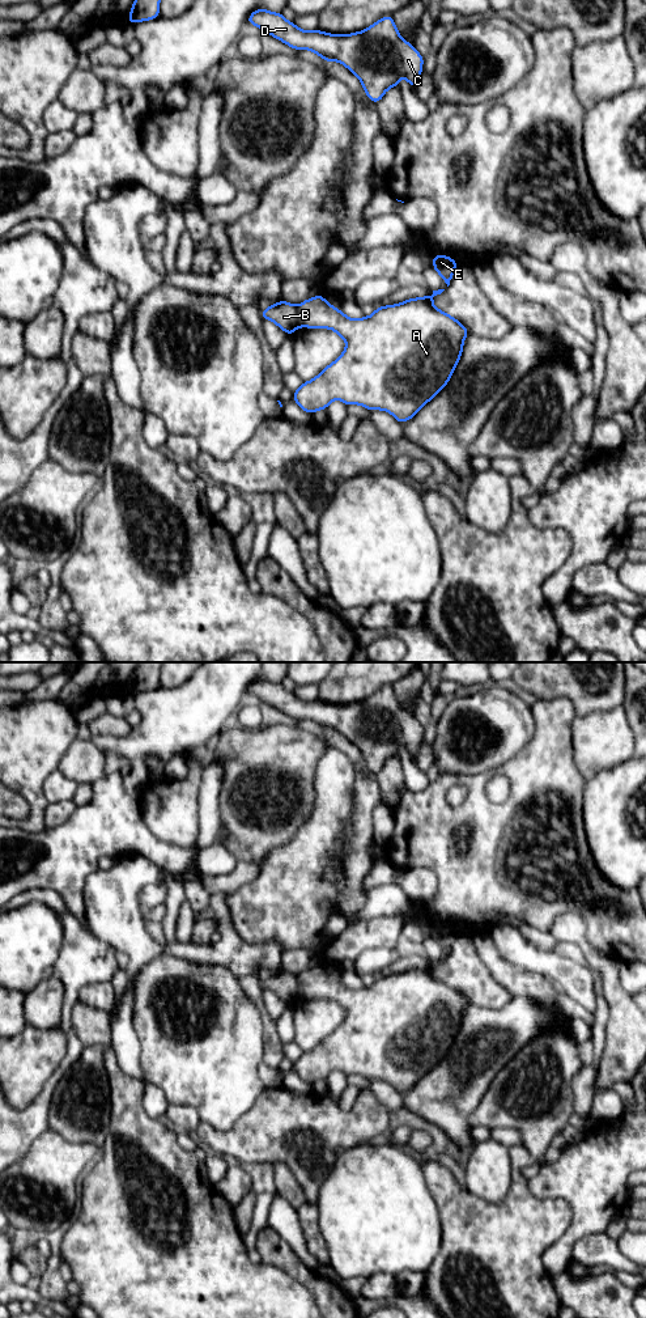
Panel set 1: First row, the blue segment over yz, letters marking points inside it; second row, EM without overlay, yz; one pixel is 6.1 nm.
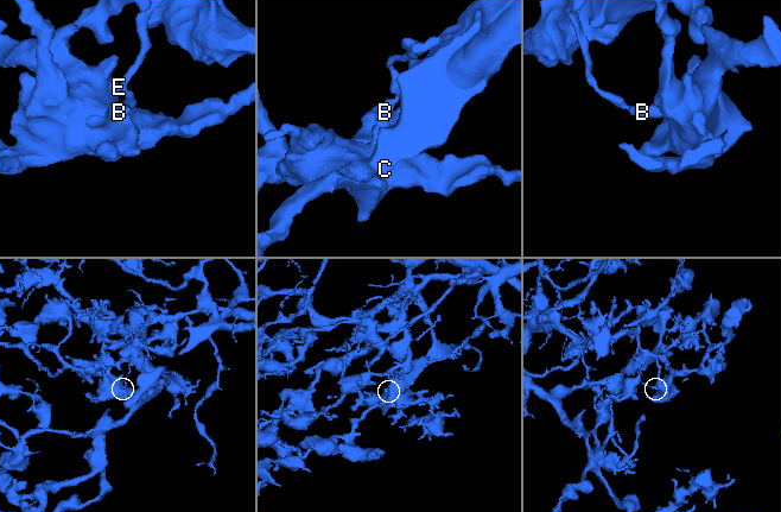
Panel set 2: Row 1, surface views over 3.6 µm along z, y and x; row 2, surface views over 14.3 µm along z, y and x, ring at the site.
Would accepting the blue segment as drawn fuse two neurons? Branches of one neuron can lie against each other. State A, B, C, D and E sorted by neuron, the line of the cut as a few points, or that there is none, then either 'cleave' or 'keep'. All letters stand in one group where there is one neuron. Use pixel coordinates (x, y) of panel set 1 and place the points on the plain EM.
groups A C D E / B; cut yz (296, 977), (300, 995); cleave

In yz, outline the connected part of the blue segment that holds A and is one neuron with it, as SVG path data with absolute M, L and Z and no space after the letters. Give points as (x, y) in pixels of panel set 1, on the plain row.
M443 961L379 976L371 986L358 989L347 987L320 965L301 972L297 976L301 997L331 999L345 1010L347 1017L316 1047L302 1052L293 1063L294 1072L307 1084L326 1080L332 1071L340 1069L347 1076L361 1075L369 1081L387 1081L400 1094L412 1089L447 1055L469 1004L458 989L433 975L433 967Z

